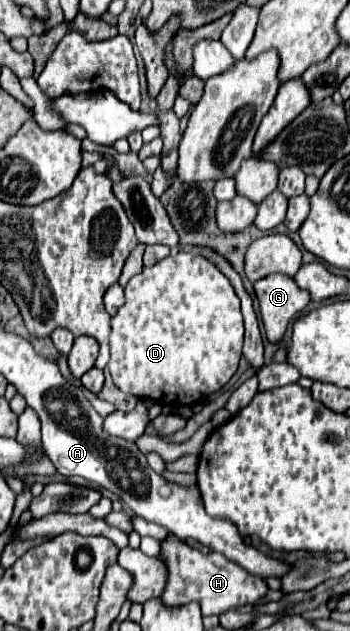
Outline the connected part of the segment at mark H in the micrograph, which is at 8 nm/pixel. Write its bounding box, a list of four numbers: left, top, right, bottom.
[160,535,268,615]

